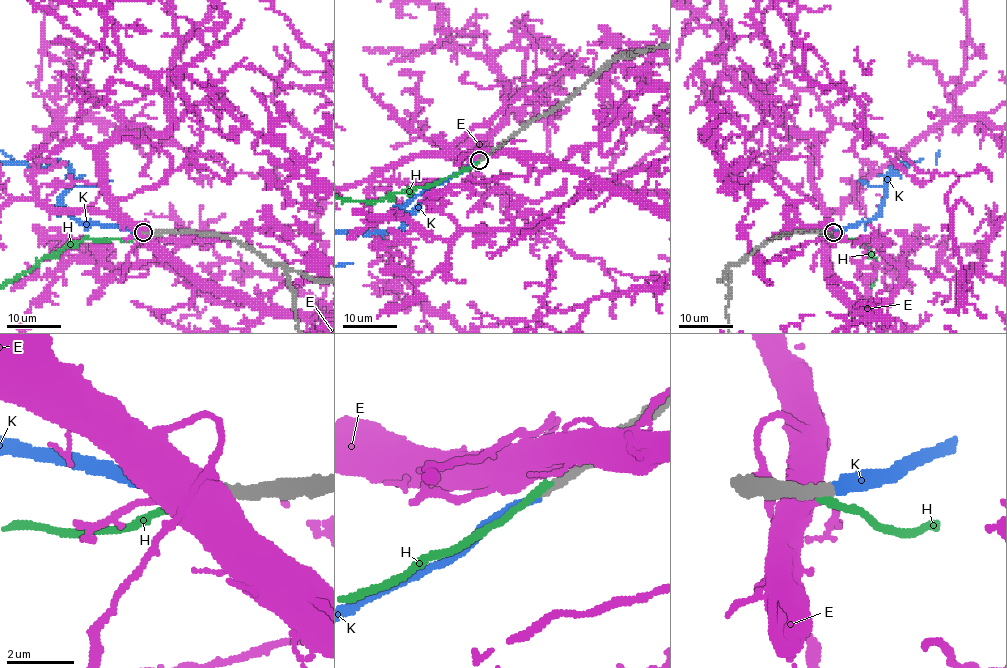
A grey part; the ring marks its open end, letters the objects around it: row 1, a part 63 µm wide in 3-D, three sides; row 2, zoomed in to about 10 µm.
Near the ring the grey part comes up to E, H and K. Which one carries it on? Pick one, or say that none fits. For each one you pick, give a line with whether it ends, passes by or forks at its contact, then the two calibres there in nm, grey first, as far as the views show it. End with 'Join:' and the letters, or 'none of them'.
K: it ends | 280/280 nm
Join: K

